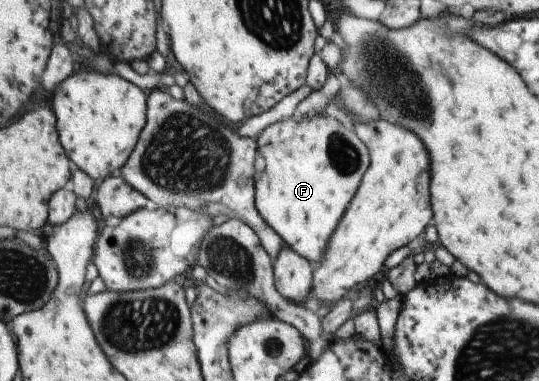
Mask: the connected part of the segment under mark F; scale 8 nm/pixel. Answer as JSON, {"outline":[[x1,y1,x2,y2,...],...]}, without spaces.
{"outline":[[326,113,303,116,297,114,264,129,257,139,257,148,265,166,256,180,256,205,265,220,283,237,285,245,294,248,312,264,319,264,327,255,328,244,339,227,345,211,356,198,361,178,369,168,369,148,355,134,354,126,343,124,339,118]]}

